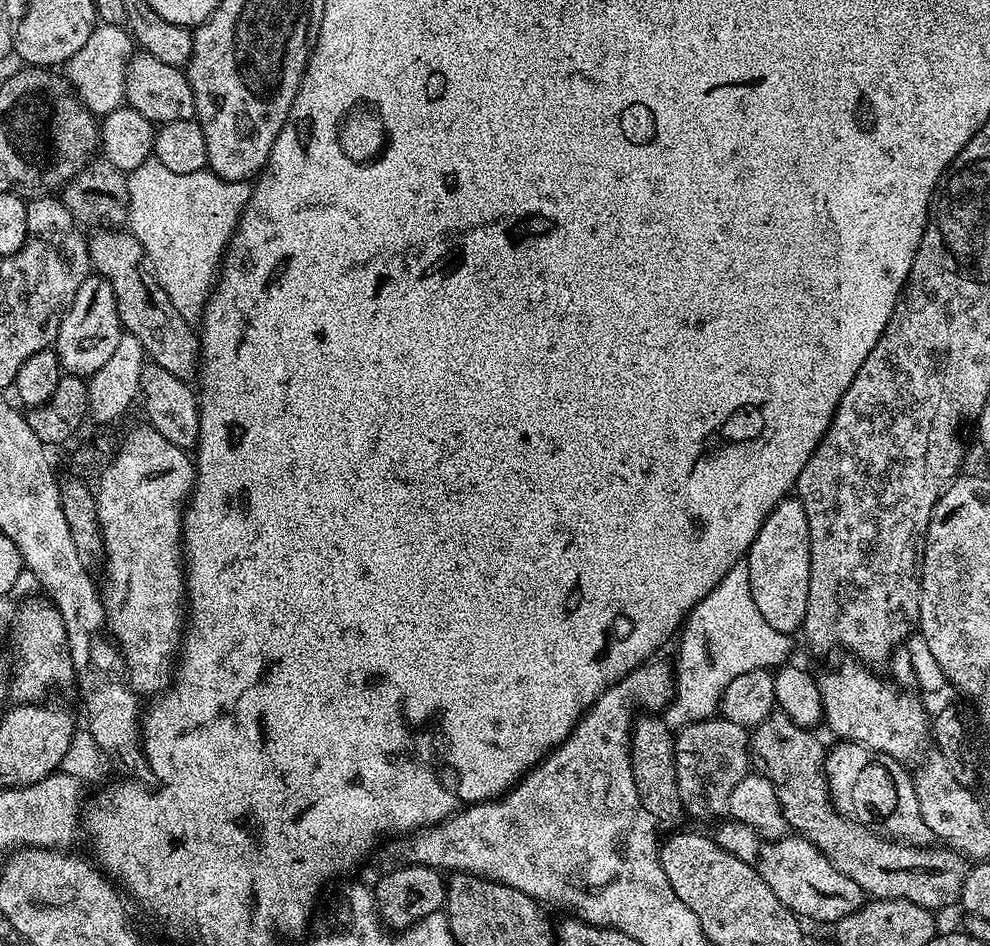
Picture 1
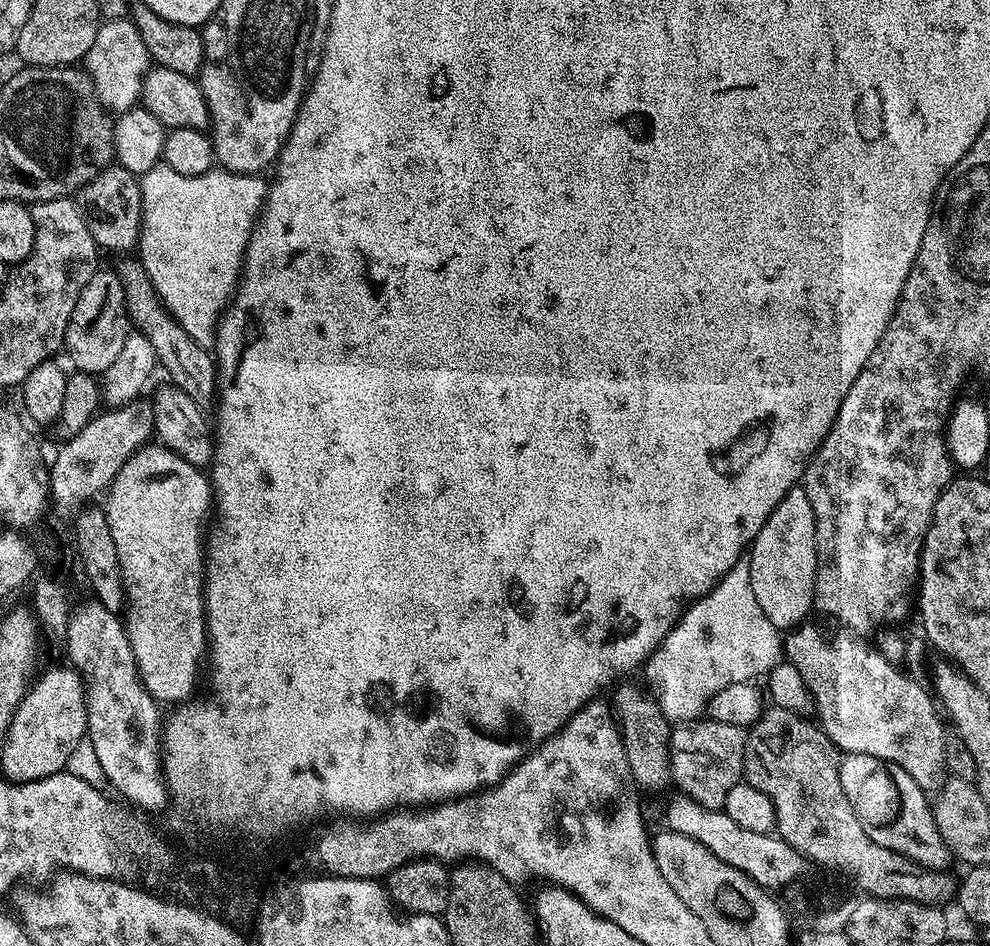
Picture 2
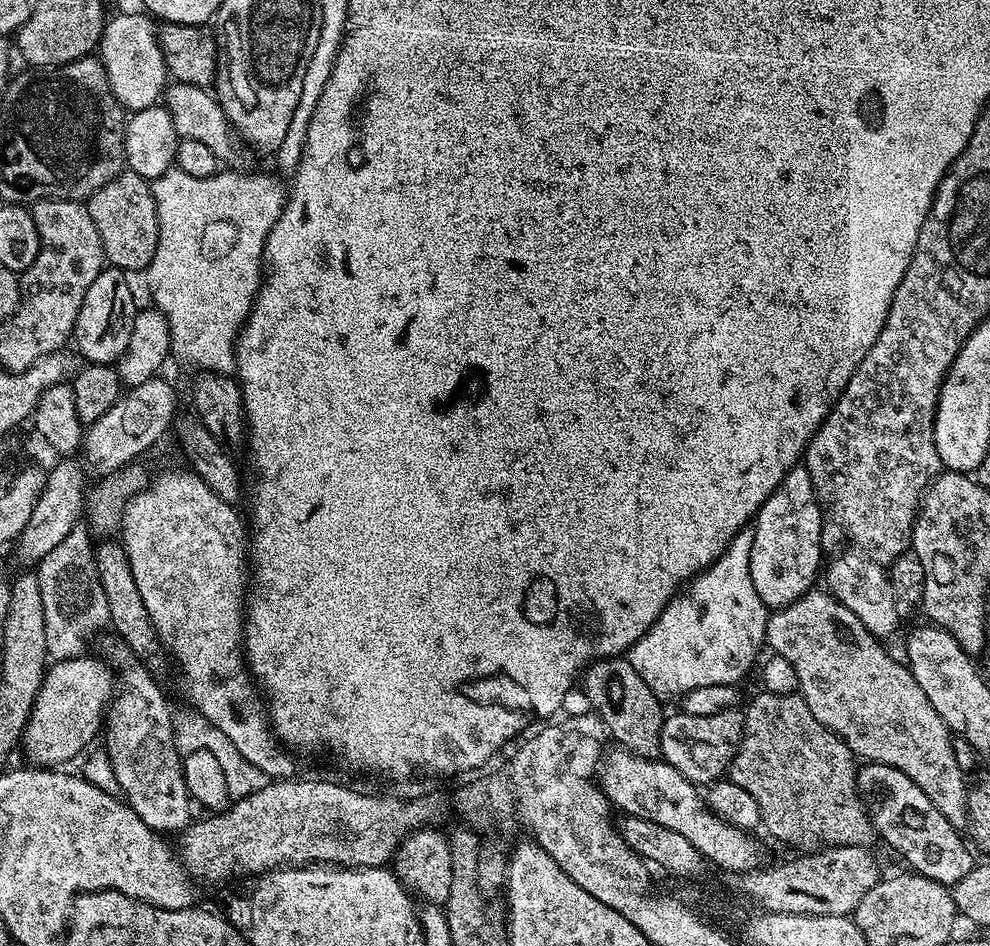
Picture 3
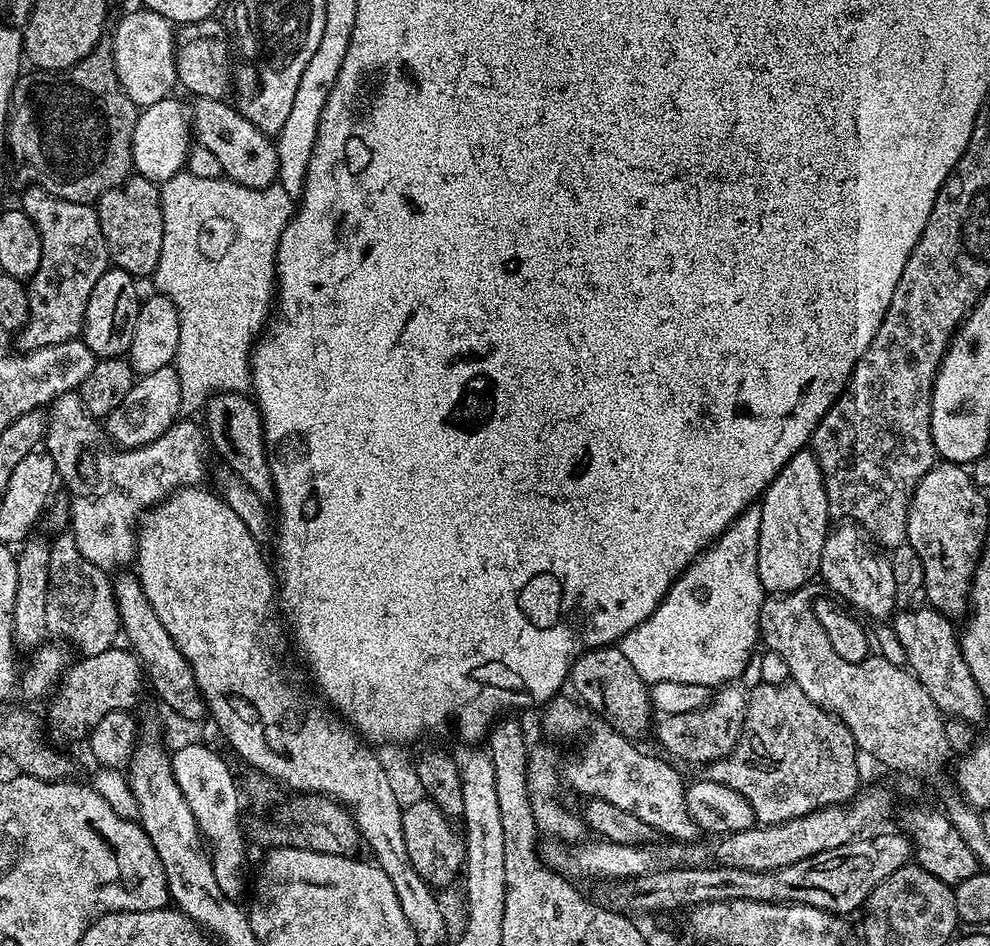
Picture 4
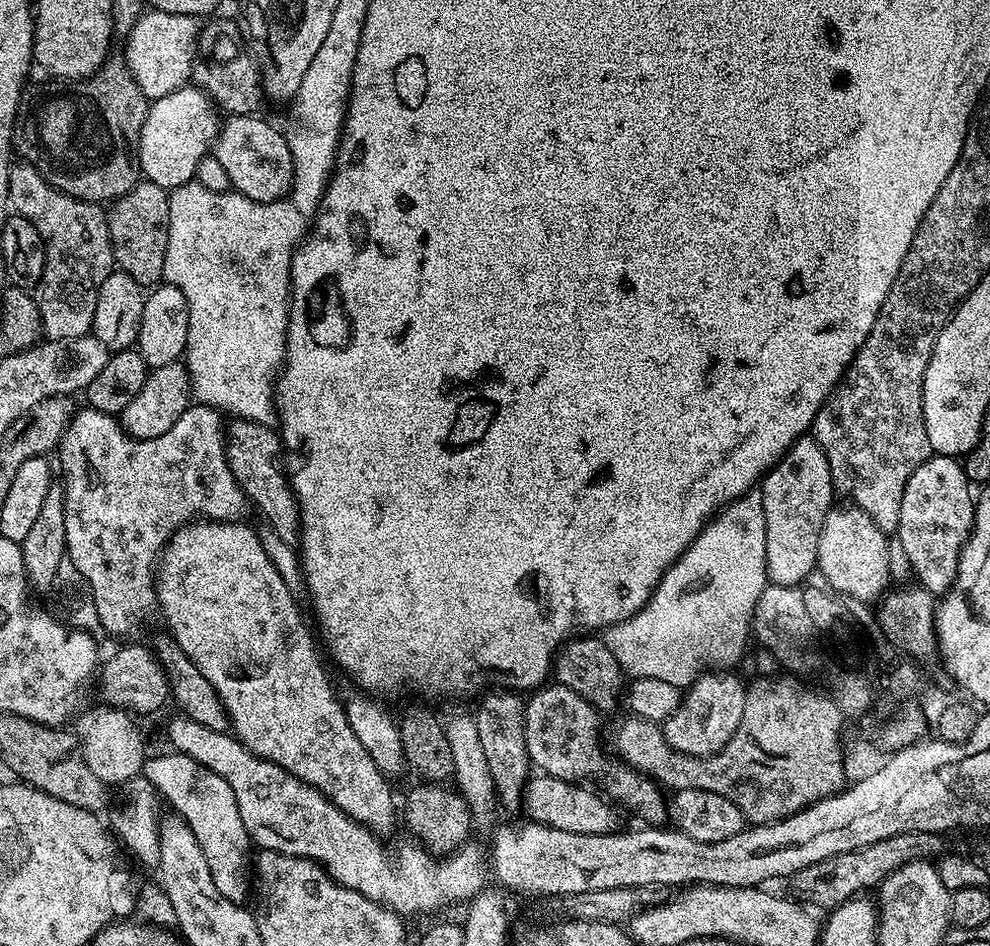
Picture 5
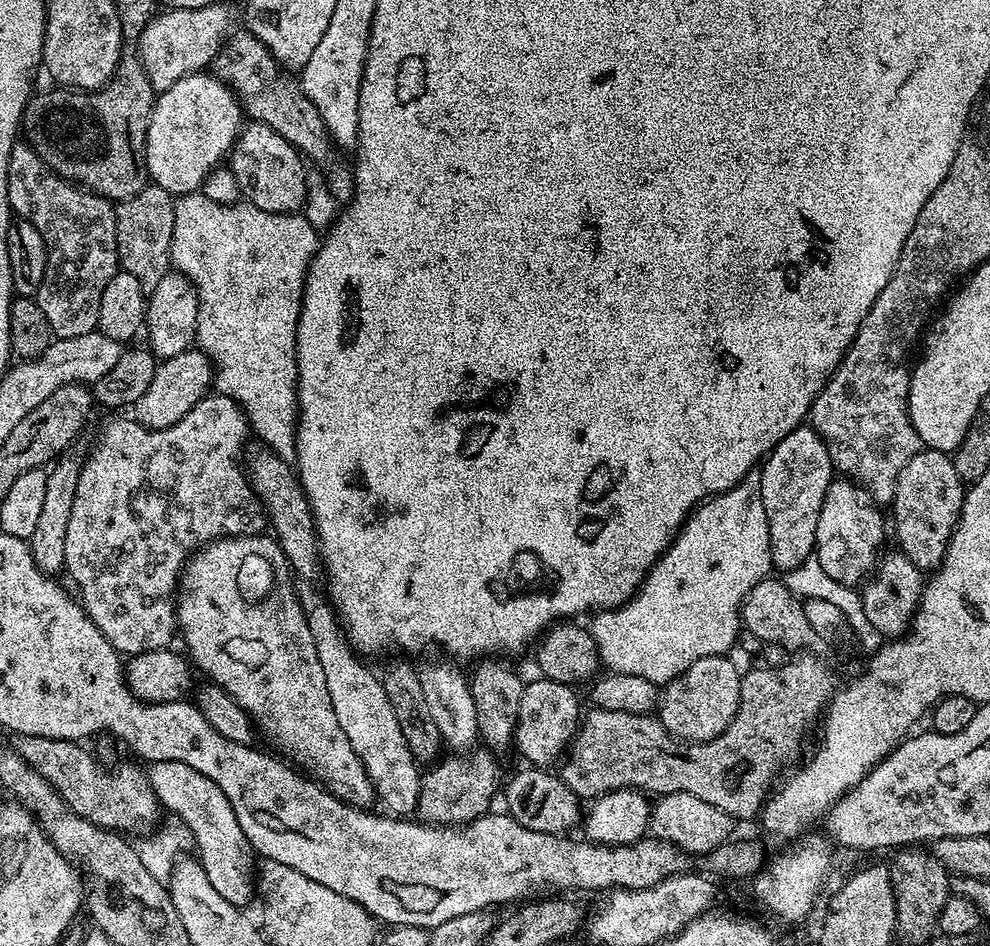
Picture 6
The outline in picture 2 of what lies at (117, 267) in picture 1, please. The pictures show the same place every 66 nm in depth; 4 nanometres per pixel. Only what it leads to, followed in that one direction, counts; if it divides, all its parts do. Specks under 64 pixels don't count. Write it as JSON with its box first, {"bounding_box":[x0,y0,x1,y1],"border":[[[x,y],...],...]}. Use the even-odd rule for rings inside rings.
{"bounding_box":[124,280,218,409],"border":[[[128,280],[124,285],[124,300],[128,304],[129,321],[135,331],[150,338],[150,346],[154,346],[159,367],[172,375],[171,383],[190,394],[198,407],[207,409],[208,403],[211,400],[213,403],[218,396],[218,369],[209,351],[190,339],[186,330],[178,326],[175,318],[164,309],[164,303],[158,298],[152,284]]]}

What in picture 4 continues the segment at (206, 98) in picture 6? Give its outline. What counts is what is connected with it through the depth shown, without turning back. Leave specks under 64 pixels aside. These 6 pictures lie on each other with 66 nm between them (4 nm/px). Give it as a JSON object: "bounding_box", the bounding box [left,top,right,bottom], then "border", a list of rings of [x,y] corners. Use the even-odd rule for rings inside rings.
{"bounding_box":[132,98,194,182],"border":[[[176,98],[154,102],[154,106],[143,109],[137,115],[132,143],[132,166],[147,180],[163,182],[185,171],[188,149],[193,143],[194,133],[190,127],[190,116]]]}

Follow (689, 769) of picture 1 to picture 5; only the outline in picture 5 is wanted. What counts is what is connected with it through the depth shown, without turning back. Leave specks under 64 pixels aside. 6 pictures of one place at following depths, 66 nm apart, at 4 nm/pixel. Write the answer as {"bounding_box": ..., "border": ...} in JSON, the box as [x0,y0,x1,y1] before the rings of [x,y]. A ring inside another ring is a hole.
{"bounding_box":[662,670,746,756],"border":[[[709,670],[687,685],[678,710],[662,724],[666,742],[674,750],[691,756],[709,756],[720,752],[734,738],[734,730],[742,722],[742,710],[746,710],[746,684],[732,674],[728,670]]]}

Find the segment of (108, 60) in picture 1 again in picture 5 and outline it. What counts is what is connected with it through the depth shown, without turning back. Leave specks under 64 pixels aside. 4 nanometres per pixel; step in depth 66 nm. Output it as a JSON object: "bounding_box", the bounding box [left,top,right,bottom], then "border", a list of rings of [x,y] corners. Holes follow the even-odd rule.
{"bounding_box":[122,10,201,101],"border":[[[155,10],[145,11],[143,16],[134,22],[130,34],[123,41],[122,55],[128,63],[134,82],[147,96],[149,101],[162,98],[189,83],[192,65],[198,59],[198,37],[201,25],[197,17],[186,14],[166,14]]]}

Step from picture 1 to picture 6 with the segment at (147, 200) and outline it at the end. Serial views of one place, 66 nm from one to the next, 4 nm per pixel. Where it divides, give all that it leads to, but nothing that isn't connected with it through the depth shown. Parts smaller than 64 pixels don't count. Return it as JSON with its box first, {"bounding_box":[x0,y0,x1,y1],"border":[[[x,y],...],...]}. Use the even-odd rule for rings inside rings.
{"bounding_box":[171,190,321,465],"border":[[[197,190],[194,192],[188,192],[185,196],[179,197],[176,200],[176,209],[174,210],[174,234],[172,235],[172,263],[171,267],[183,274],[183,276],[196,287],[196,293],[200,299],[200,305],[198,306],[198,322],[196,323],[196,338],[195,343],[198,345],[199,351],[205,352],[208,359],[211,360],[214,369],[214,388],[219,395],[229,396],[233,402],[240,407],[245,416],[248,417],[248,423],[251,431],[256,432],[261,436],[263,443],[270,449],[274,450],[278,454],[278,458],[282,458],[288,465],[295,465],[296,462],[296,418],[298,415],[298,409],[296,407],[296,331],[298,330],[298,318],[300,317],[300,303],[304,297],[304,279],[308,273],[308,267],[310,262],[316,256],[316,250],[320,247],[321,237],[318,235],[318,231],[310,226],[310,223],[302,214],[295,212],[271,212],[270,210],[258,210],[258,206],[247,202],[237,202],[235,204],[219,204],[218,202],[210,202],[210,198],[204,196],[203,191]]]}

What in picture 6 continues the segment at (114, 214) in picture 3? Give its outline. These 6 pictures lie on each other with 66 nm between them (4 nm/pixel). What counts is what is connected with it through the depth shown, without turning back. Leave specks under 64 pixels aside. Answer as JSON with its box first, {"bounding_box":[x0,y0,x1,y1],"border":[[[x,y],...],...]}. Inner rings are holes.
{"bounding_box":[115,183,176,294],"border":[[[149,183],[134,198],[126,198],[115,205],[116,209],[116,249],[120,259],[119,267],[125,272],[134,274],[138,286],[146,294],[162,282],[162,278],[170,271],[172,263],[172,235],[174,234],[174,210],[176,200],[172,193],[162,190],[158,185]]]}

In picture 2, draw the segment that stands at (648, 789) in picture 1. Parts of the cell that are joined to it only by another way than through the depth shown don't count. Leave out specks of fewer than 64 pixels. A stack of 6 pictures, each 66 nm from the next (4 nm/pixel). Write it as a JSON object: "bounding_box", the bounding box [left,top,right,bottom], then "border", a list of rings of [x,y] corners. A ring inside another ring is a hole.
{"bounding_box":[614,683,673,792],"border":[[[621,683],[616,692],[614,712],[618,717],[620,733],[624,739],[624,749],[628,759],[628,771],[631,779],[644,788],[656,792],[659,788],[672,784],[672,763],[670,762],[670,738],[673,725],[664,716],[659,703],[648,696],[643,696],[630,684]]]}

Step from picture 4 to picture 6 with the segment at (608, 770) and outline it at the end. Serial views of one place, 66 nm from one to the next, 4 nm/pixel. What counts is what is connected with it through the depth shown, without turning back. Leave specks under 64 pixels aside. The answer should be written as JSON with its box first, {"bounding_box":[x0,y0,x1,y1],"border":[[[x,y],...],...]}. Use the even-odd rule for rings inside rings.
{"bounding_box":[514,678,582,769],"border":[[[543,678],[535,679],[529,679],[522,690],[522,703],[518,706],[516,715],[514,748],[528,759],[529,765],[547,769],[565,755],[572,737],[578,731],[582,711],[580,712],[580,700],[572,693],[573,689],[569,685]]]}

